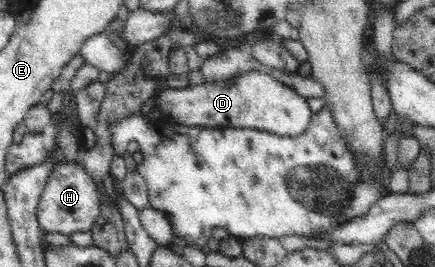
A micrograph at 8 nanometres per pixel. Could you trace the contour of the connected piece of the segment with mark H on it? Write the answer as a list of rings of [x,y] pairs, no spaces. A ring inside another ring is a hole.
[[[81,158],[79,161],[75,161],[75,163],[65,163],[64,160],[57,162],[55,167],[50,171],[37,207],[37,219],[41,229],[45,233],[59,233],[66,236],[73,235],[73,233],[79,233],[79,231],[90,232],[99,212],[100,199],[98,190],[96,189],[92,177],[89,177],[86,169],[83,169]]]

